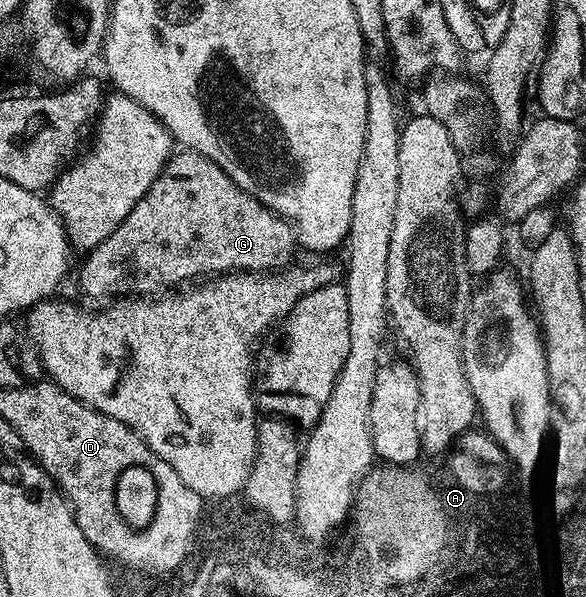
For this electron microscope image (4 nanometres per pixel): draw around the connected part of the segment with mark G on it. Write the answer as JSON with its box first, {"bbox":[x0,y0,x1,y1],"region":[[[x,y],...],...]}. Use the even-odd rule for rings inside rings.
{"bbox":[79,151,297,302],"region":[[[179,151],[167,162],[165,173],[119,224],[117,231],[86,254],[87,262],[79,273],[79,285],[85,296],[106,302],[124,295],[155,295],[162,290],[159,289],[162,285],[179,287],[196,279],[236,271],[279,271],[292,264],[291,256],[297,250],[297,234],[291,222],[266,209],[256,197],[233,183],[217,163],[200,153]]]}

